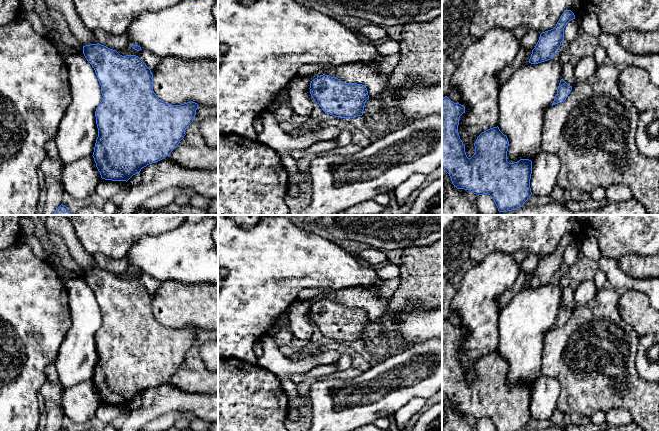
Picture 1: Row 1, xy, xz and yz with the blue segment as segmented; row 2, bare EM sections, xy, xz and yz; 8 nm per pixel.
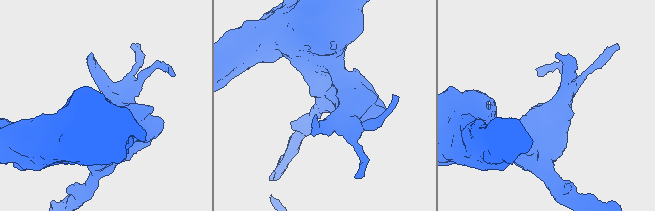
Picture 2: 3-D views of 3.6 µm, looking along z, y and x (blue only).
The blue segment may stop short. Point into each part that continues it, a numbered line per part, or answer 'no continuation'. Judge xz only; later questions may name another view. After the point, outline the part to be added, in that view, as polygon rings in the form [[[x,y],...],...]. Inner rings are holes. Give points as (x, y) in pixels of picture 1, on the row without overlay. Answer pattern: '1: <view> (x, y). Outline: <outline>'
no continuation

